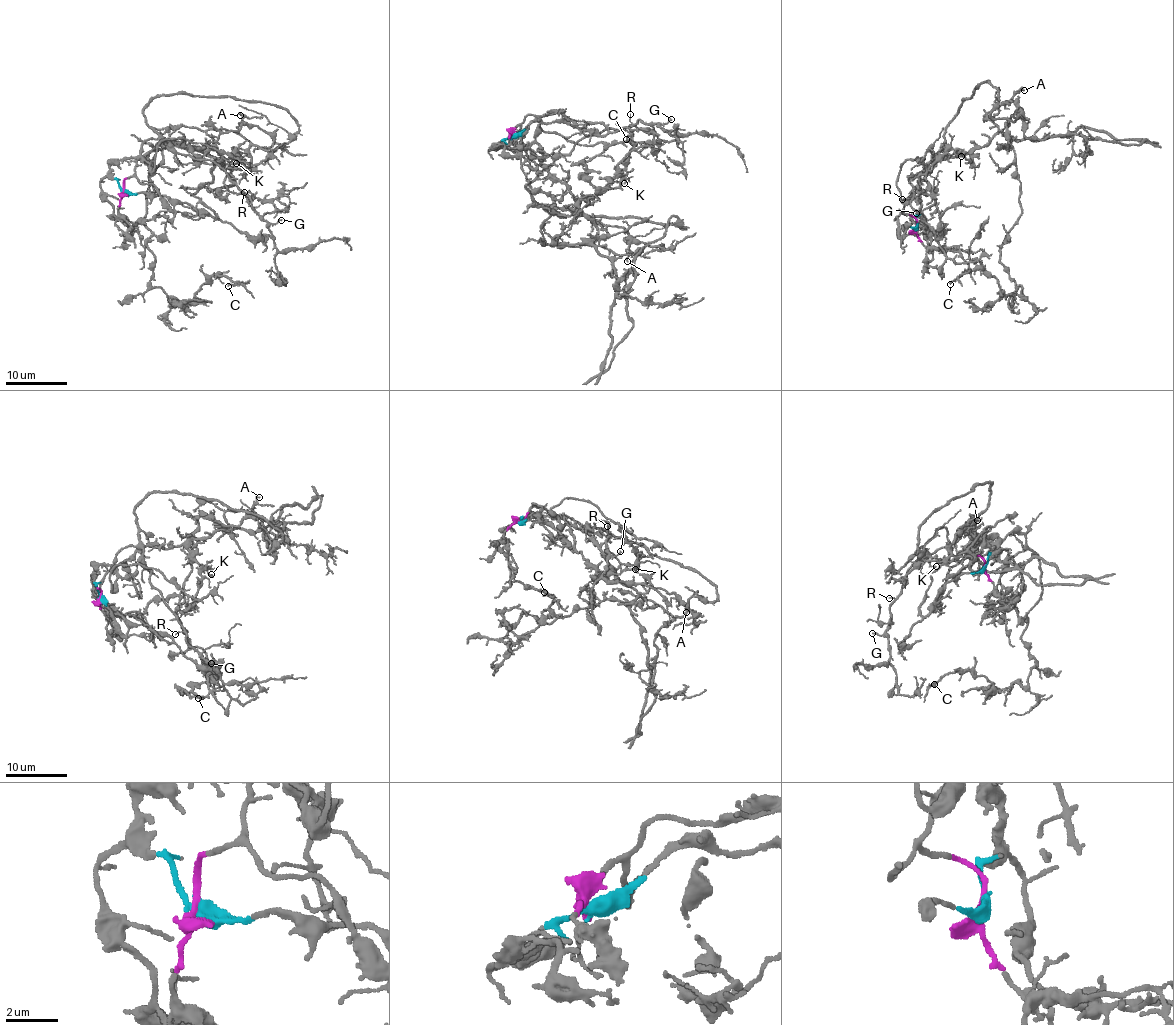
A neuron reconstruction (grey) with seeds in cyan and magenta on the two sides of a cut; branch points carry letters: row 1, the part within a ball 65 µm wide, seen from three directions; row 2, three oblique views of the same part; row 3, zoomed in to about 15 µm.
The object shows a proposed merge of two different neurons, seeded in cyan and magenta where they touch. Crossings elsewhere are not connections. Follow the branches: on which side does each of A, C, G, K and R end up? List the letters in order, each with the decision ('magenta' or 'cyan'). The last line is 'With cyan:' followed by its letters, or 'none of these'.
A: cyan
C: cyan
G: magenta
K: cyan
R: magenta
With cyan: A, C, K

